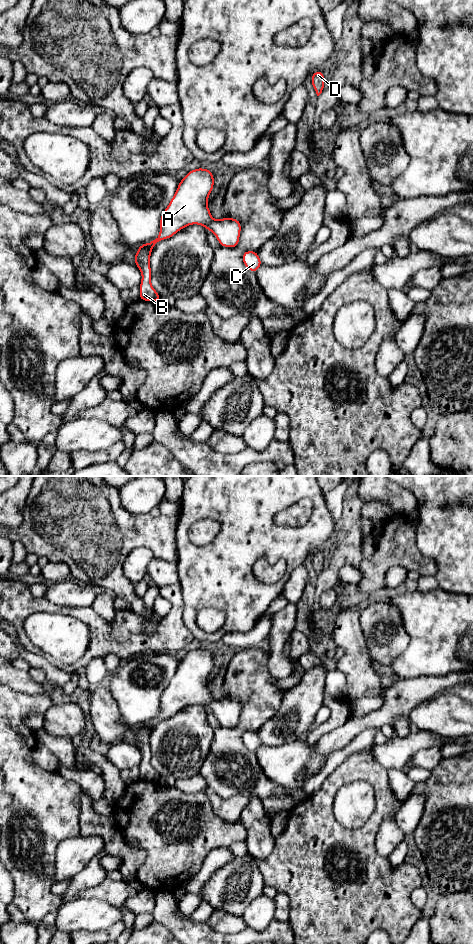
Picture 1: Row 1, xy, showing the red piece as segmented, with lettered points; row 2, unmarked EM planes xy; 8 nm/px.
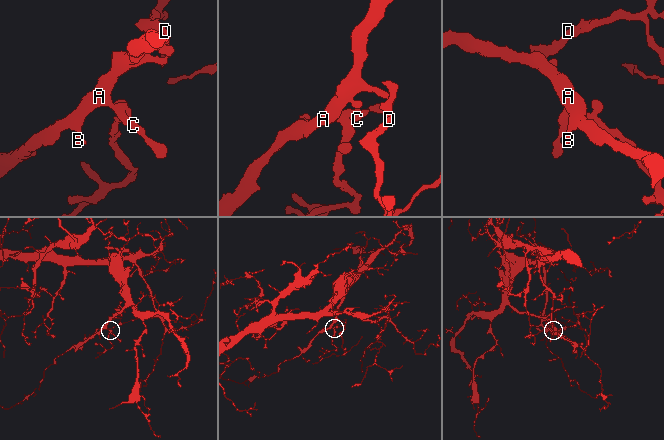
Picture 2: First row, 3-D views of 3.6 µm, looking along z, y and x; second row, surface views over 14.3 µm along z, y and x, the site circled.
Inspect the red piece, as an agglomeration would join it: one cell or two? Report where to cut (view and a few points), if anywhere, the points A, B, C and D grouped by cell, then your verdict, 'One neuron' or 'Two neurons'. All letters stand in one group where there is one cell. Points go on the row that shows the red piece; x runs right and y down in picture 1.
No split. Groups: A B C D. One neuron

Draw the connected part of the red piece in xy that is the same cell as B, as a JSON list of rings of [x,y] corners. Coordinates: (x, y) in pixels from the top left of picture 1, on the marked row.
[[[197,168],[188,171],[186,176],[179,182],[177,190],[172,197],[169,205],[164,210],[160,218],[160,233],[157,238],[149,243],[139,245],[138,252],[134,254],[134,264],[140,269],[142,281],[139,285],[139,300],[159,302],[161,296],[151,285],[151,267],[150,255],[155,244],[161,240],[169,239],[181,229],[192,225],[199,224],[210,230],[218,239],[219,245],[227,248],[238,247],[239,236],[241,233],[241,222],[234,218],[222,218],[214,220],[209,211],[207,201],[210,193],[214,188],[214,175],[205,168]]]

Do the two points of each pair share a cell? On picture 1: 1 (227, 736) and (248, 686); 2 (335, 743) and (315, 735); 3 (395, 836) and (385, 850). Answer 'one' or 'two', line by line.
1: one
2: two
3: one

